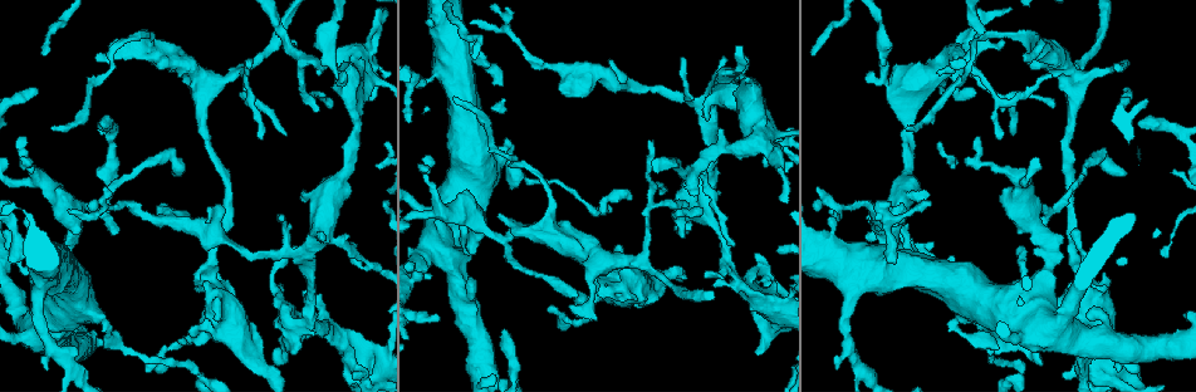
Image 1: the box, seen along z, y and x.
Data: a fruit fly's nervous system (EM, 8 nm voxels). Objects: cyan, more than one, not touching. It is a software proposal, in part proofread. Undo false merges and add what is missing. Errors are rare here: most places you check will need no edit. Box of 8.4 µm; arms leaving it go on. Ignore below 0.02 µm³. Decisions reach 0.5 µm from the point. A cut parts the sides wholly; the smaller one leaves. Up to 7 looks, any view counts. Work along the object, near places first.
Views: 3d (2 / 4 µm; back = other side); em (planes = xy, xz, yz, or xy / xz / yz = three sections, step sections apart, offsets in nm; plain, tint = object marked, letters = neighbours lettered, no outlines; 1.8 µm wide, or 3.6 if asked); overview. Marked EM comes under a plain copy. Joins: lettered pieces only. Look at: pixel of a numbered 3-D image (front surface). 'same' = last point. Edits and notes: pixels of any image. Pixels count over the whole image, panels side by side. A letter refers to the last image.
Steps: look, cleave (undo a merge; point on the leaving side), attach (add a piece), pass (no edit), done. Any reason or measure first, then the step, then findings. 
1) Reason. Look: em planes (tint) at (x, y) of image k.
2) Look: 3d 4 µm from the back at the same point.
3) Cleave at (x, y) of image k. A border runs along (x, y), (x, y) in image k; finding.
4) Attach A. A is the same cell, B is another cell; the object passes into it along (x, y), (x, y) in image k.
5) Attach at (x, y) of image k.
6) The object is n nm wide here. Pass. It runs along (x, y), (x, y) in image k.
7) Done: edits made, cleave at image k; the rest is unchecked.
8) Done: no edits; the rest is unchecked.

Three-way junction. Look: 3d 4 µm at (910, 100) of image 1.

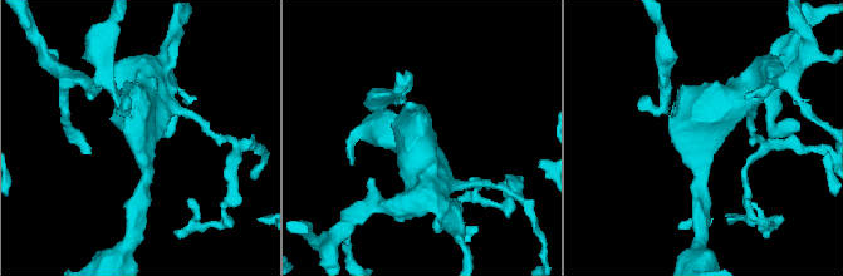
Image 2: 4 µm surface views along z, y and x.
Shape alone is not enough. Look: em 3.6 µm planes (letters) at (707, 141) of image 2.

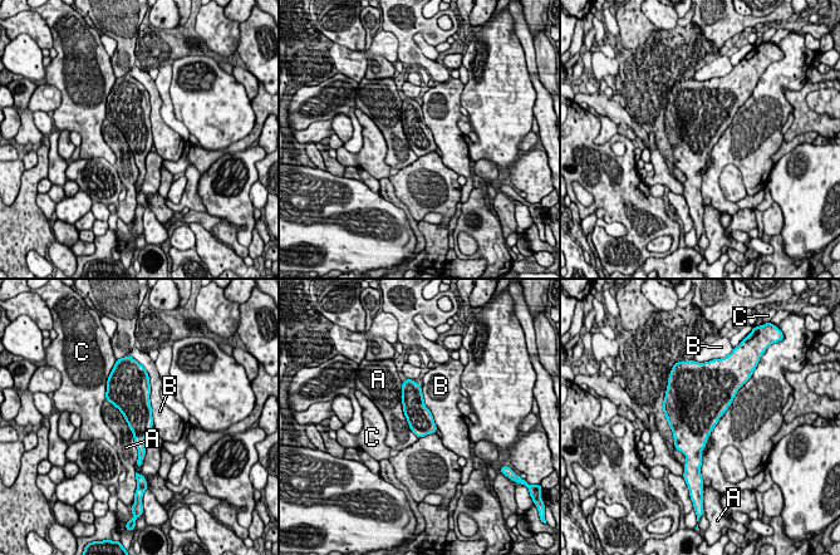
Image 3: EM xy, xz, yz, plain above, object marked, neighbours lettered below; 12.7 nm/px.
Pass. A, B and C are other cells; a border runs along (106, 399), (127, 423), (137, 462) in image 3; one neuron here.

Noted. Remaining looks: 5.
Look: em 3.6 µm planes (letters) at (207, 269) of image 1.

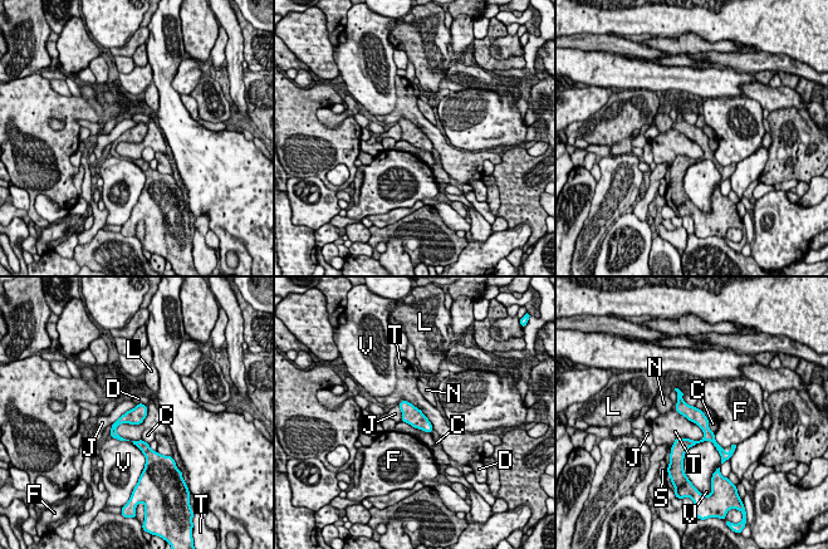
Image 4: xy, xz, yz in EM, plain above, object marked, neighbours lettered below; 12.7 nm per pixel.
Pass. C, D, F, J, L, N, S, T and V are other cells; it runs along (680, 402), (705, 436), (677, 447) in image 4; all the same neuron.

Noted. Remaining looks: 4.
Free end. Look: em 3.6 µm planes (letters) at (103, 125) of image 1.

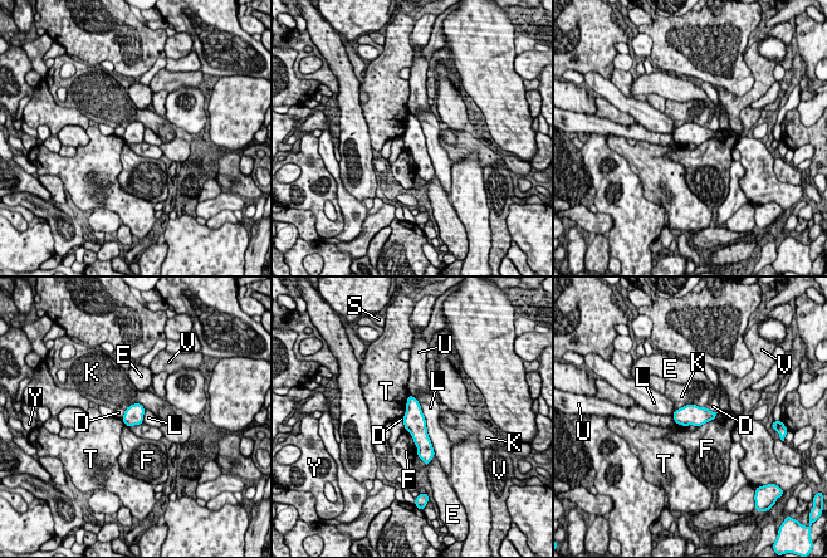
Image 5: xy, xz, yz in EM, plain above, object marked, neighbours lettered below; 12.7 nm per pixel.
Pass. D, E, F, K, L, S, T, U, V and Y are other cells; a border runs along (410, 395), (404, 416) in image 5; no lettered piece goes on from it.

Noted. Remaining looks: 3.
Done: no edits; the rest is unchecked.

